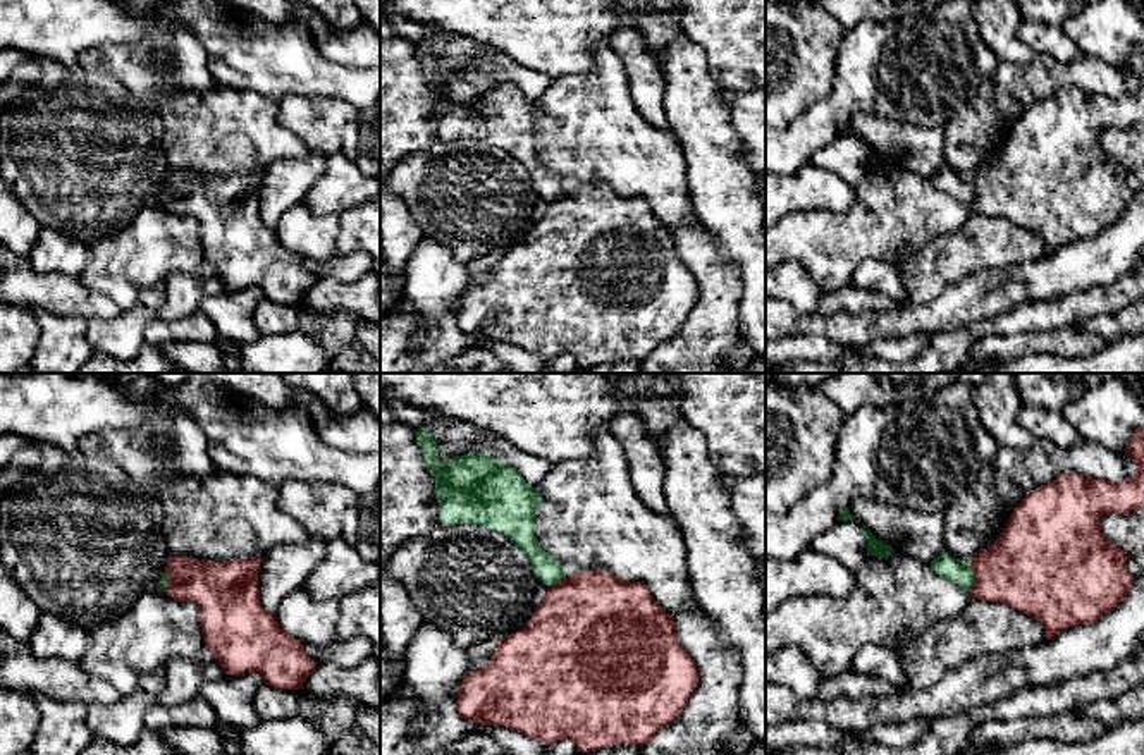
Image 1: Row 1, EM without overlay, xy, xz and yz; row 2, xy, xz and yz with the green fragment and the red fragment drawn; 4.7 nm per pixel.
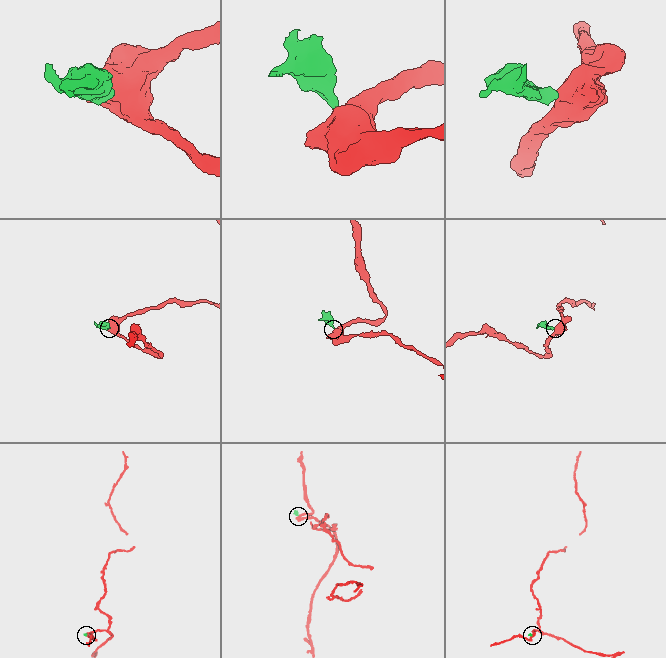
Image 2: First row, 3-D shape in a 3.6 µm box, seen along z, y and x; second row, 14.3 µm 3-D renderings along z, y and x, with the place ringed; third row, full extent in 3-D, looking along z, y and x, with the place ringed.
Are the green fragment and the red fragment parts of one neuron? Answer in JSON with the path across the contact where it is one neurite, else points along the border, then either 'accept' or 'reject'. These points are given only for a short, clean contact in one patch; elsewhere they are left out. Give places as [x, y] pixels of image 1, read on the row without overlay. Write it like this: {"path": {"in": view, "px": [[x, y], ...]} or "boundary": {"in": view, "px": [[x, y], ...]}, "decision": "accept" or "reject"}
{"boundary": {"in": "yz", "px": [[967, 178], [974, 191], [971, 205]]}, "decision": "reject"}

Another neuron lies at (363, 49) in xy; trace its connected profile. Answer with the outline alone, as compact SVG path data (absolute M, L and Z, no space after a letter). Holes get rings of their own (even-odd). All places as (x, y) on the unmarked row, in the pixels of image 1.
M222 0L272 24L301 21L311 31L322 57L341 65L380 69L380 36L366 21L356 29L332 31L313 9L289 0Z

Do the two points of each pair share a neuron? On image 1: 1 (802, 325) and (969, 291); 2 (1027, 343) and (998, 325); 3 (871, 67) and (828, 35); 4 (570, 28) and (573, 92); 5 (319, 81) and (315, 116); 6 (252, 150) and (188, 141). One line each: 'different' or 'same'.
1: same
2: different
3: different
4: different
5: different
6: same

